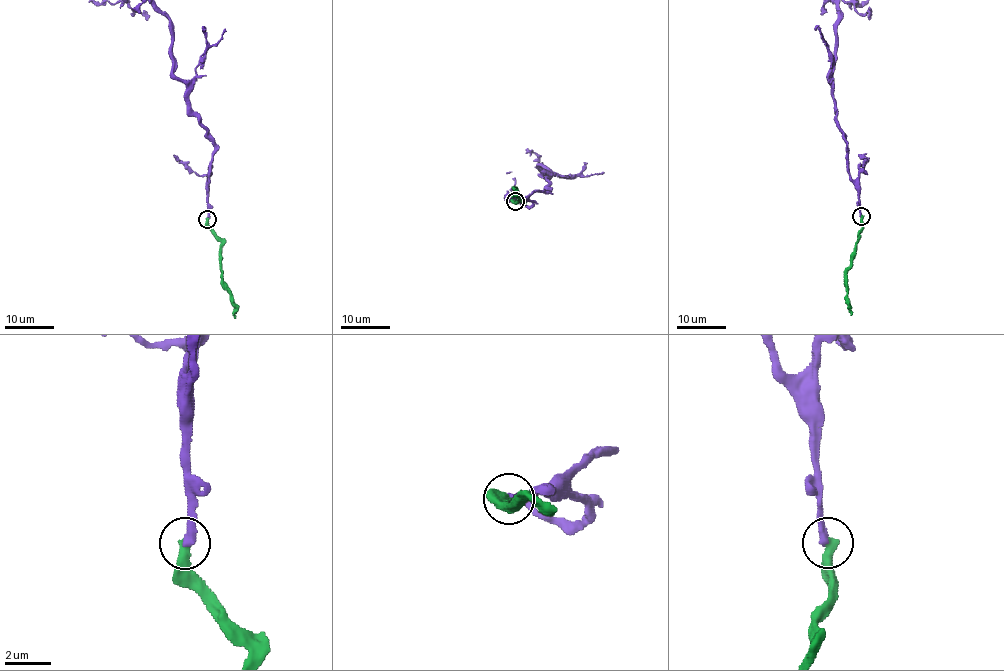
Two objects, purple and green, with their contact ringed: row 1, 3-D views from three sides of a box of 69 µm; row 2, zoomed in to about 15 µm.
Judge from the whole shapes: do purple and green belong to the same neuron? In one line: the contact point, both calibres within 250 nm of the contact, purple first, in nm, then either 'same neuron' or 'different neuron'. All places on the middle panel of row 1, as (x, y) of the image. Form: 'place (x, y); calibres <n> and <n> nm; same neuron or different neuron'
place (515, 201); calibres 340 and 460 nm; different neuron

